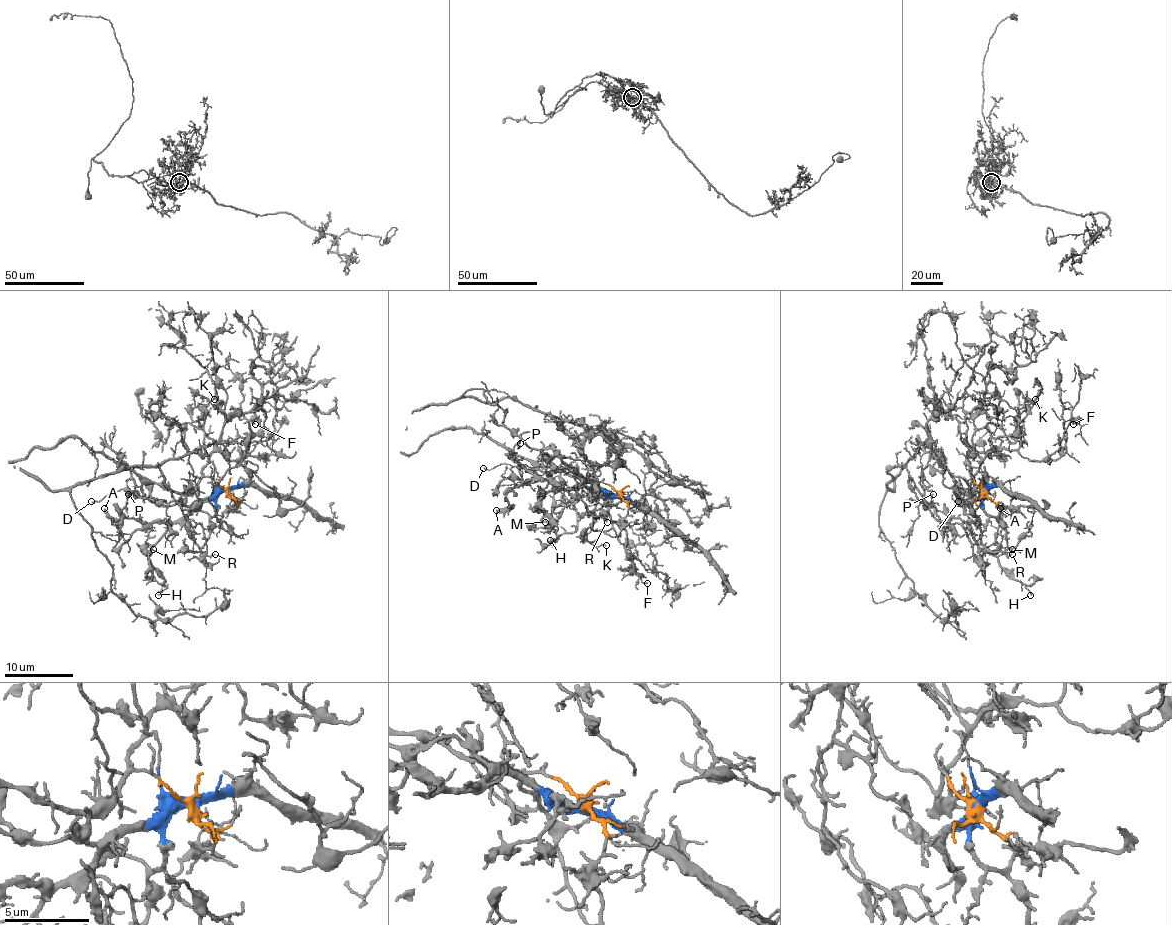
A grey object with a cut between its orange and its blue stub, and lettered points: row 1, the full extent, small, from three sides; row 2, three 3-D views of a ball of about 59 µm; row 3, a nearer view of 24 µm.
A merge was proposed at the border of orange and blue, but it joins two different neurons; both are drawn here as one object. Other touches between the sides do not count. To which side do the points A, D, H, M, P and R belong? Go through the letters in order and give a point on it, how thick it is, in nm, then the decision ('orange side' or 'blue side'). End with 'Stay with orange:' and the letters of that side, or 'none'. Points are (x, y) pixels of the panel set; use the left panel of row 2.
A: at (104, 508); 300 nm thick; blue side
D: at (91, 501); 120 nm thick; blue side
H: at (158, 595); 160 nm thick; blue side
M: at (153, 549); 160 nm thick; blue side
P: at (128, 494); 190 nm thick; blue side
R: at (215, 554); 120 nm thick; blue side
Stay with orange: none

